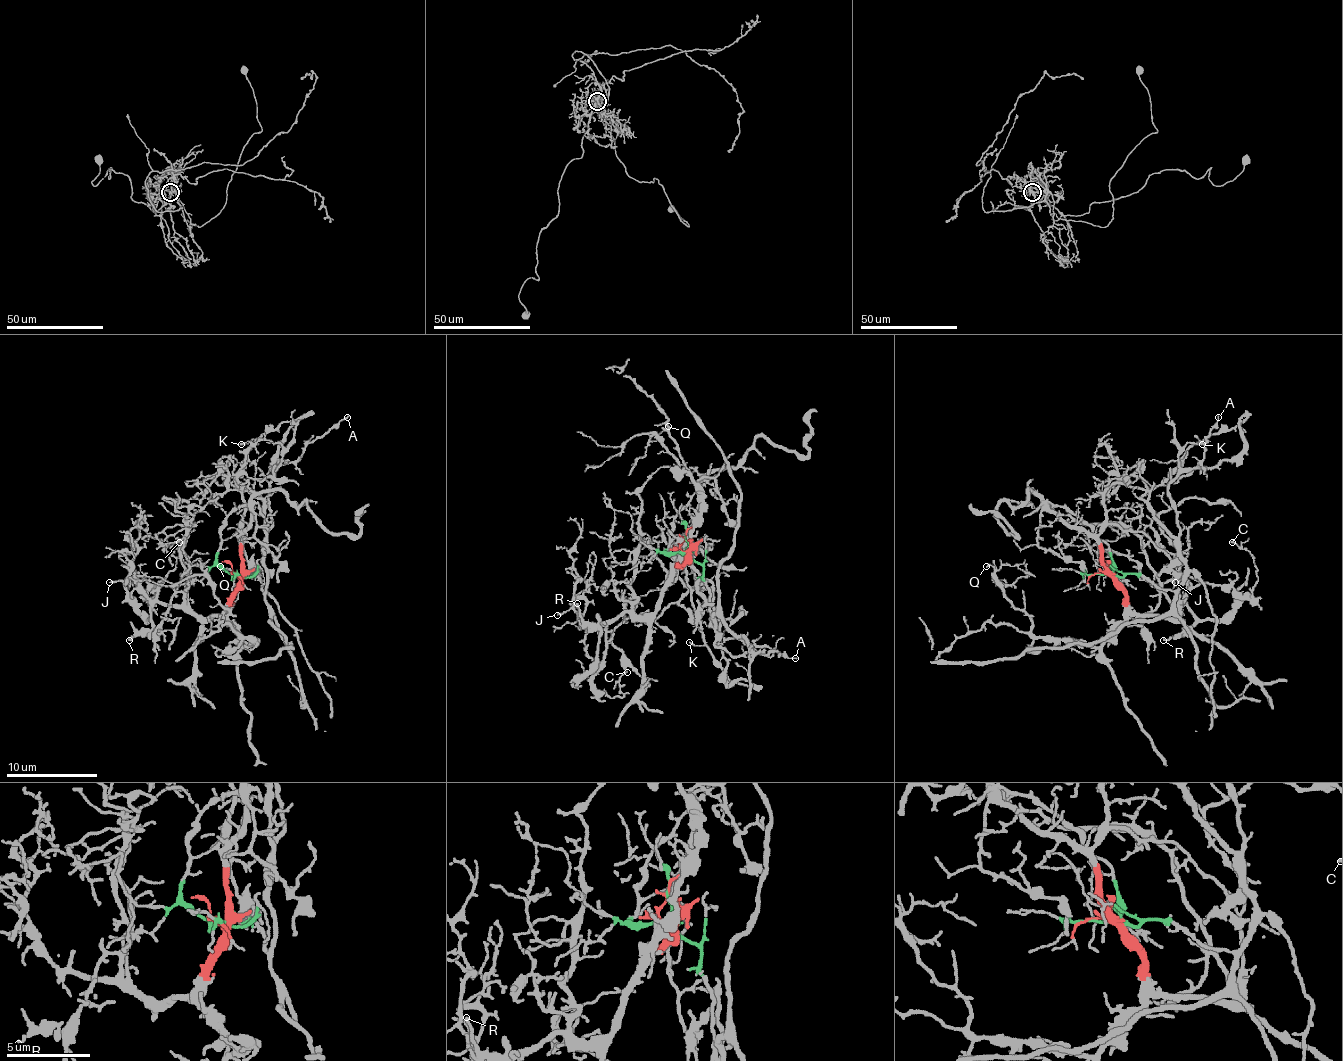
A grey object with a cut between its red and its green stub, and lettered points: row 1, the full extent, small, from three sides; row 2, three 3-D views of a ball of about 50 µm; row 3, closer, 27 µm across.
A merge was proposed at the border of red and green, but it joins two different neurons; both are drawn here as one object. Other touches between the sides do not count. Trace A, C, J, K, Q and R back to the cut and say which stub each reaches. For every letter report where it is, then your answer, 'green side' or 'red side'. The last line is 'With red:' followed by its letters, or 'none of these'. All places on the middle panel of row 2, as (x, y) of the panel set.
A: place (795, 658); green side
C: place (627, 672); red side
J: place (557, 615); red side
K: place (689, 642); red side
Q: place (668, 426); red side
R: place (577, 603); red side
With red: C, J, K, Q, R

